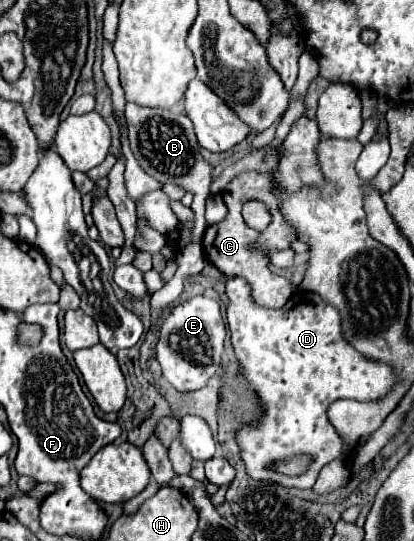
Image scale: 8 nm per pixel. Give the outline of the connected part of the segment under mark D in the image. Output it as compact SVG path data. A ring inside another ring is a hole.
M243 278L227 280L227 288L225 288L225 292L227 292L227 296L229 296L229 306L227 306L227 324L229 324L229 330L231 330L231 344L233 344L233 348L235 348L235 354L237 354L237 358L239 358L239 362L241 362L243 376L247 378L251 390L257 390L257 394L261 396L261 402L265 404L265 418L263 418L263 422L257 424L255 428L243 428L243 430L237 432L237 444L239 444L239 448L241 448L241 456L243 456L243 462L245 462L247 474L249 474L251 478L255 478L255 480L269 480L269 482L277 482L277 484L283 484L283 486L311 488L311 486L315 484L315 480L317 480L319 470L321 470L327 462L335 460L335 458L343 452L343 440L341 440L341 436L337 434L337 430L333 428L333 424L331 424L329 418L327 418L327 408L329 408L329 404L331 404L333 400L337 400L337 398L377 400L379 396L385 396L385 394L391 390L393 382L395 382L393 370L391 370L391 366L387 366L387 364L371 362L371 360L363 358L363 356L361 356L353 346L349 346L347 342L343 342L343 340L341 340L341 326L339 326L339 324L341 324L339 312L337 312L333 306L325 304L325 302L323 302L319 296L315 296L315 294L311 296L313 304L291 304L289 310L287 310L287 308L281 308L281 310L277 312L277 310L267 310L267 308L257 306L257 304L251 300L251 296L249 296L249 286L247 286L247 282L245 282ZM293 456L309 456L309 458L311 458L309 468L307 468L303 474L299 474L299 476L287 476L287 474L279 474L279 472L275 472L275 470L269 468L271 462L277 462L277 460L283 460L283 458L289 460L289 458L293 458Z

